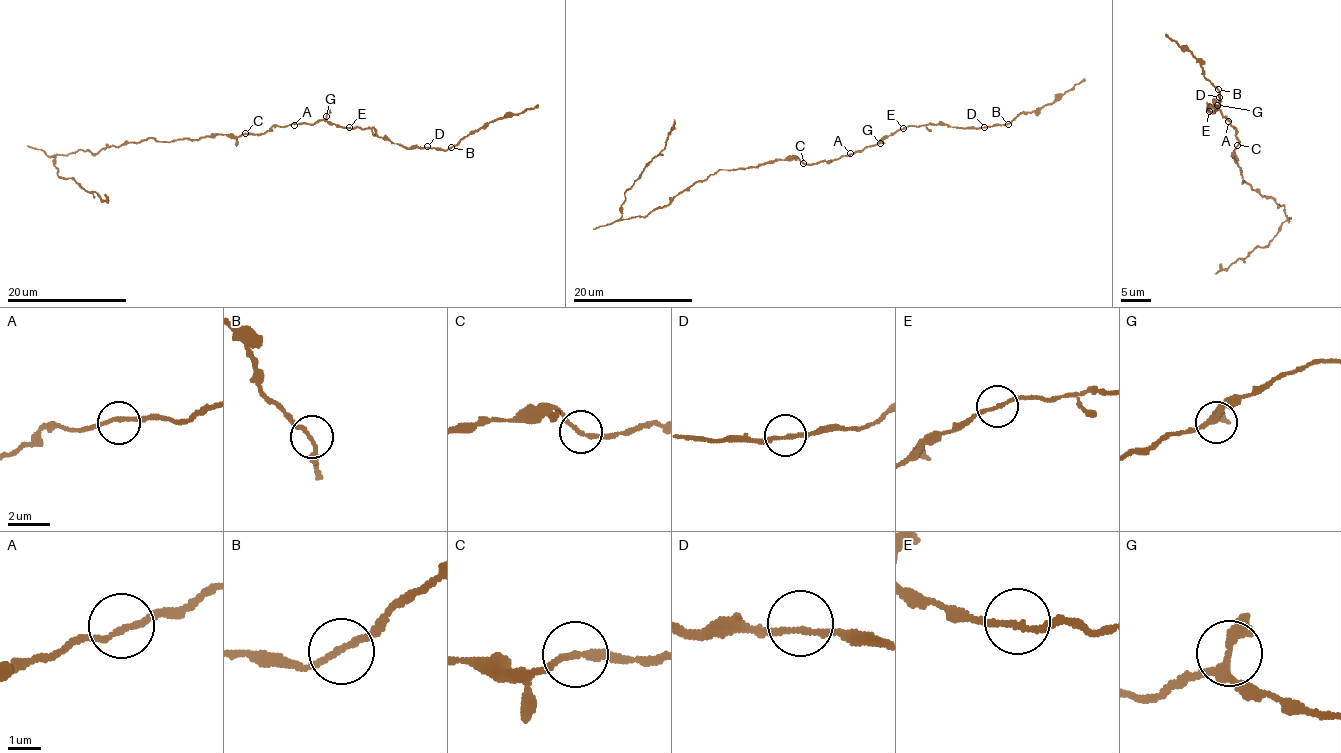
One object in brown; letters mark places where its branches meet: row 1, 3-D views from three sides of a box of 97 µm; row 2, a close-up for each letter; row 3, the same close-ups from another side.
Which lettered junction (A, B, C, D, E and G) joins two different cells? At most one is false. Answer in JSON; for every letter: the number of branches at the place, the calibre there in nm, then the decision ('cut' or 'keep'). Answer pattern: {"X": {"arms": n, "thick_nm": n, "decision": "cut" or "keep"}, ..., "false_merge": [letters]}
{"A": {"arms": 2, "thick_nm": 180, "decision": "keep"}, "B": {"arms": 2, "thick_nm": 180, "decision": "keep"}, "C": {"arms": 2, "thick_nm": 190, "decision": "cut"}, "D": {"arms": 2, "thick_nm": 180, "decision": "keep"}, "E": {"arms": 2, "thick_nm": 170, "decision": "keep"}, "G": {"arms": 3, "thick_nm": 280, "decision": "keep"}, "false_merge": ["C"]}

